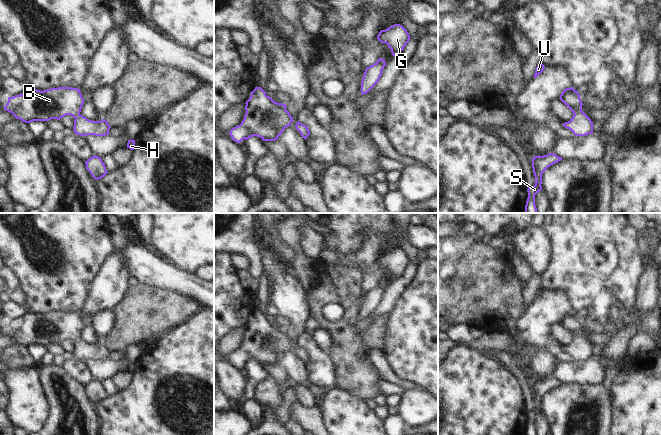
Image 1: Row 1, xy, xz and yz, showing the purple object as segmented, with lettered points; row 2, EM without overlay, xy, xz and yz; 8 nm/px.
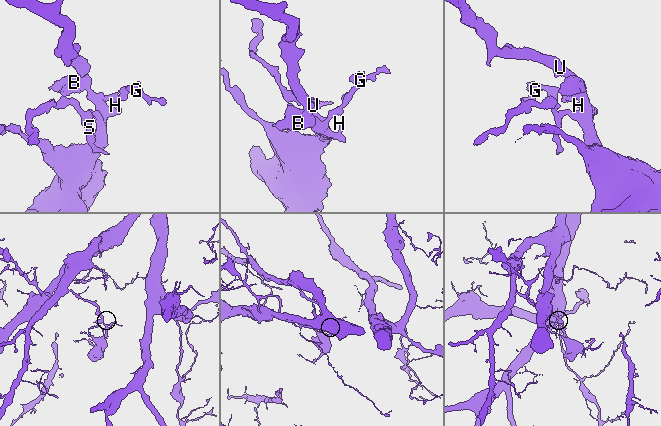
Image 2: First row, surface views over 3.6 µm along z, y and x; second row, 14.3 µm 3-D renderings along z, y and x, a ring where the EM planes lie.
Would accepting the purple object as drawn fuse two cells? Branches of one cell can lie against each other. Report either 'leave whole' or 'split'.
leave whole

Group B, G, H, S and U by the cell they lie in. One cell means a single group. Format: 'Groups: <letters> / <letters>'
Groups: B G H S U

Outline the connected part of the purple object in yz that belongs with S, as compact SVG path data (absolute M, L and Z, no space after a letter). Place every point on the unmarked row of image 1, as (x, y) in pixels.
M549 377L543 380L535 380L532 383L532 392L535 400L535 409L528 411L528 422L525 429L525 435L537 435L535 429L535 419L542 414L542 398L551 389L561 385L563 382L557 380L554 377Z

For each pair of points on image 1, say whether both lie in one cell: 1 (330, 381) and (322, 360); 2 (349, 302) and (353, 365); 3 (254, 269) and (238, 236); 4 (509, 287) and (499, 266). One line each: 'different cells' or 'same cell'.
1: same cell
2: same cell
3: same cell
4: same cell

